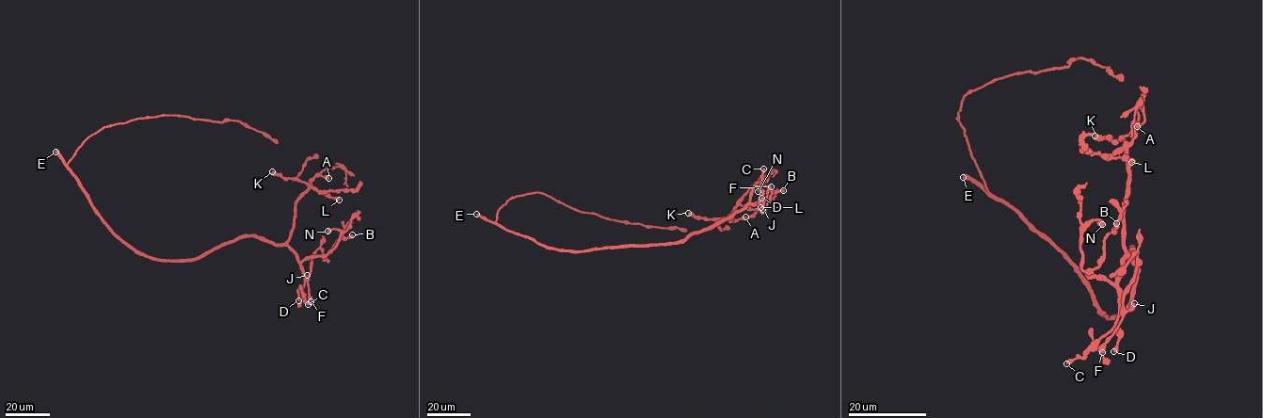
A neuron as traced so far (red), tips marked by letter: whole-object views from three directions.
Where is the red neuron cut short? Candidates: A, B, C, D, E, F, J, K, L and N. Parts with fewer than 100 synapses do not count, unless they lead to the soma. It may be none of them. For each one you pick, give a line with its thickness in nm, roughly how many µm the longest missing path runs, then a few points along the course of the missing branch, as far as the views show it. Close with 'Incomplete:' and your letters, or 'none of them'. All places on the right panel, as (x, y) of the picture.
E: 480 nm | 130 µm
Incomplete: E

